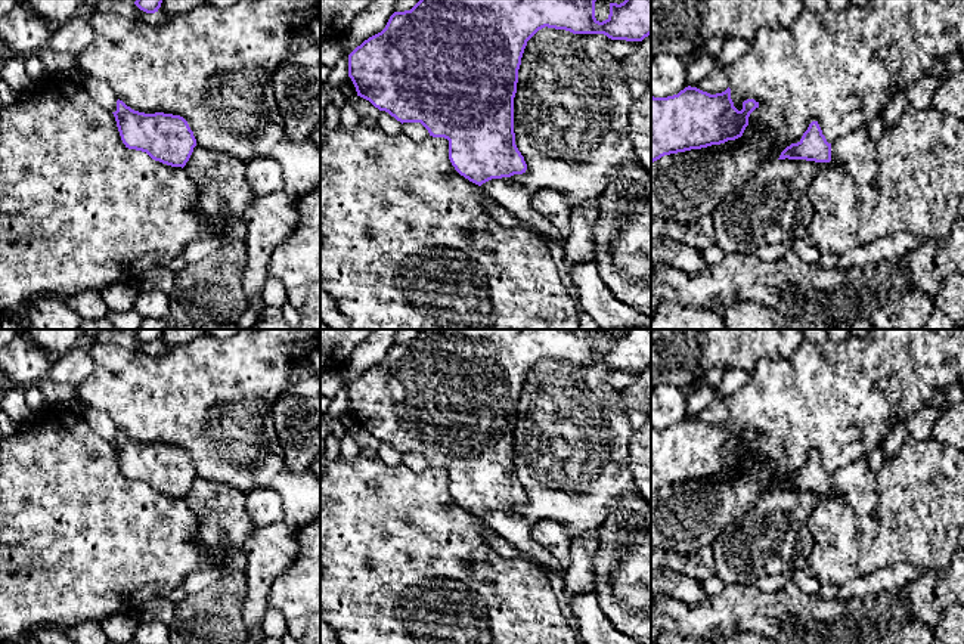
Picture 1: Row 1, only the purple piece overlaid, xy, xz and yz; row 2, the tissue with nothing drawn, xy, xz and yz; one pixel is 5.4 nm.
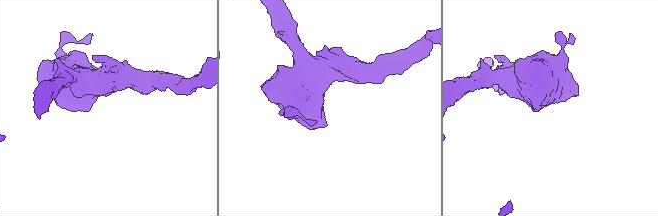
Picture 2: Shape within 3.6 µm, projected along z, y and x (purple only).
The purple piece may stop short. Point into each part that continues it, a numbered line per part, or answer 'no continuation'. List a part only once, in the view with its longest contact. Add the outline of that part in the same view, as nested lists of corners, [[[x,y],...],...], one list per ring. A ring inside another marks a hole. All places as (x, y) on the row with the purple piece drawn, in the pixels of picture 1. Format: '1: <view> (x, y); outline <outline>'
1: xz (515, 200); outline [[[502,177],[483,183],[481,189],[517,220],[562,247],[564,238],[551,222],[531,207],[531,196],[526,188]]]

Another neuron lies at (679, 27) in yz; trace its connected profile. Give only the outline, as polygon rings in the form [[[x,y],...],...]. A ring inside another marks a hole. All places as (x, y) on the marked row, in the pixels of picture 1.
[[[651,0],[651,50],[686,56],[712,37],[751,40],[760,28],[790,28],[805,10],[803,0]]]

